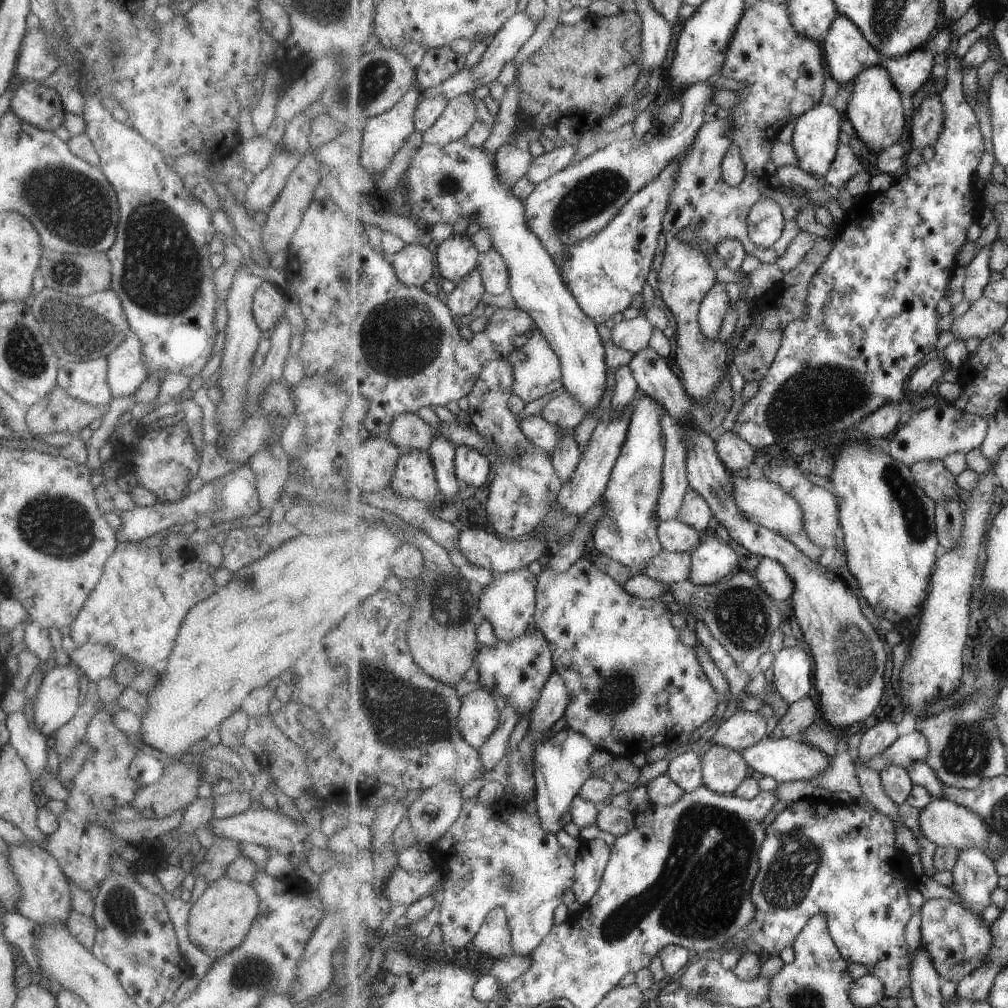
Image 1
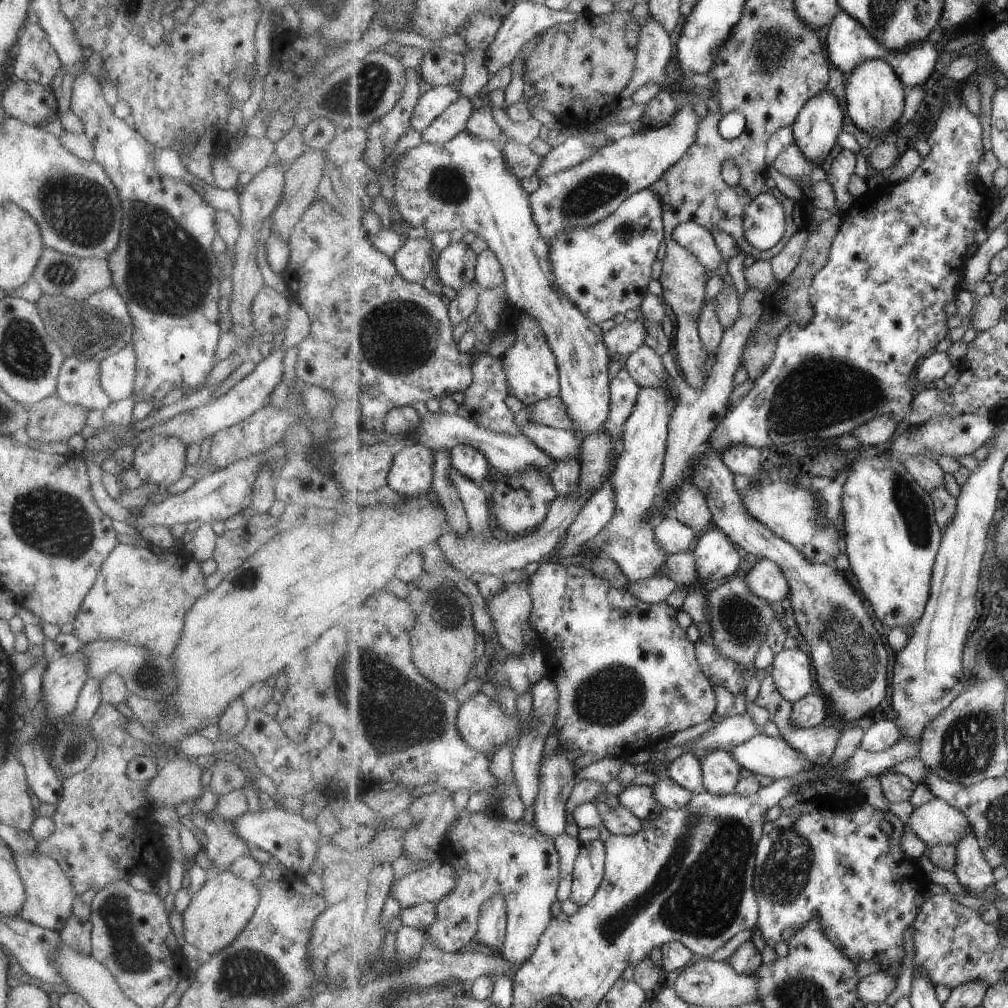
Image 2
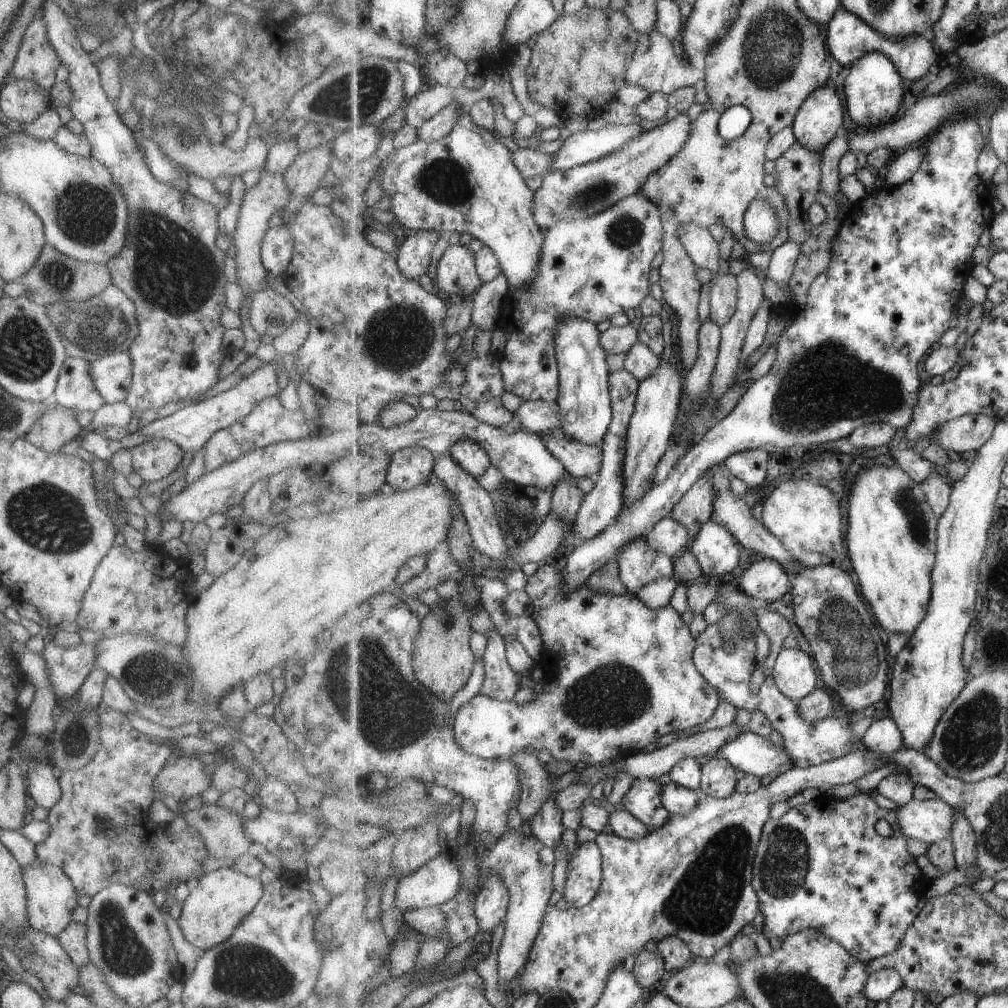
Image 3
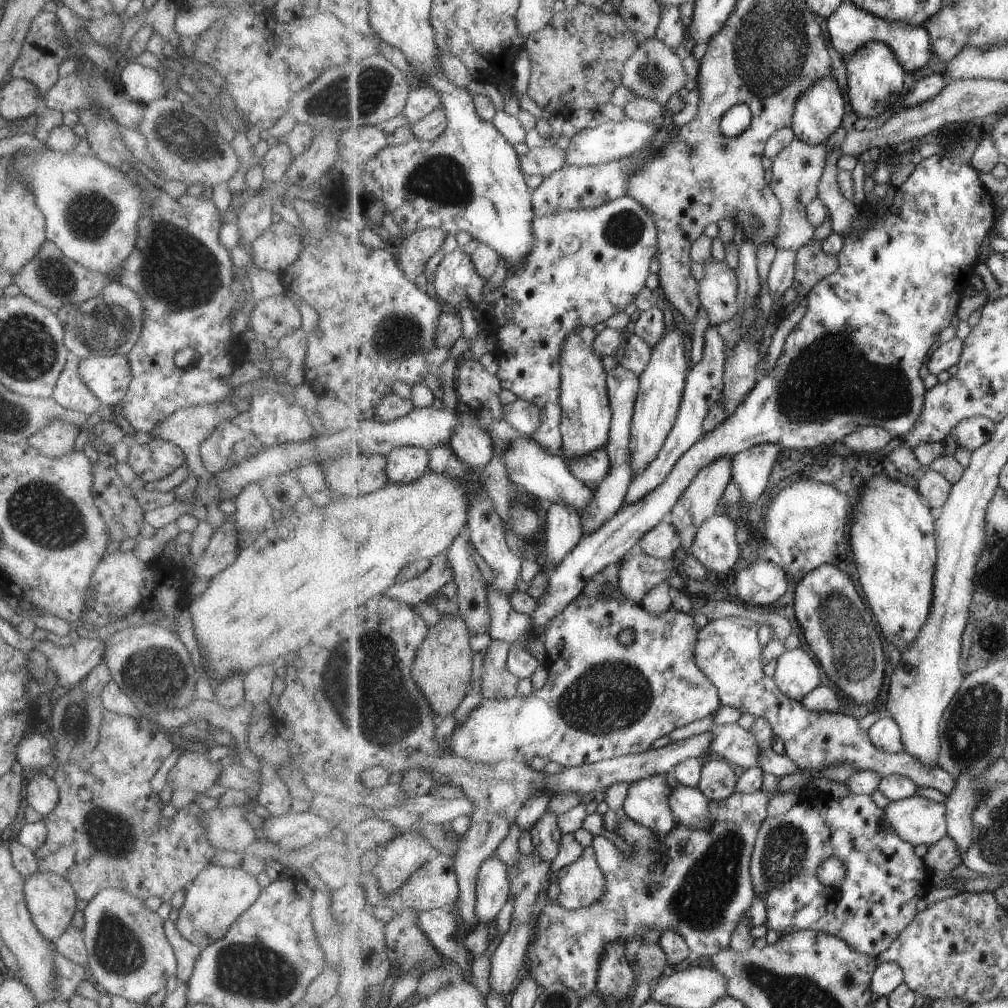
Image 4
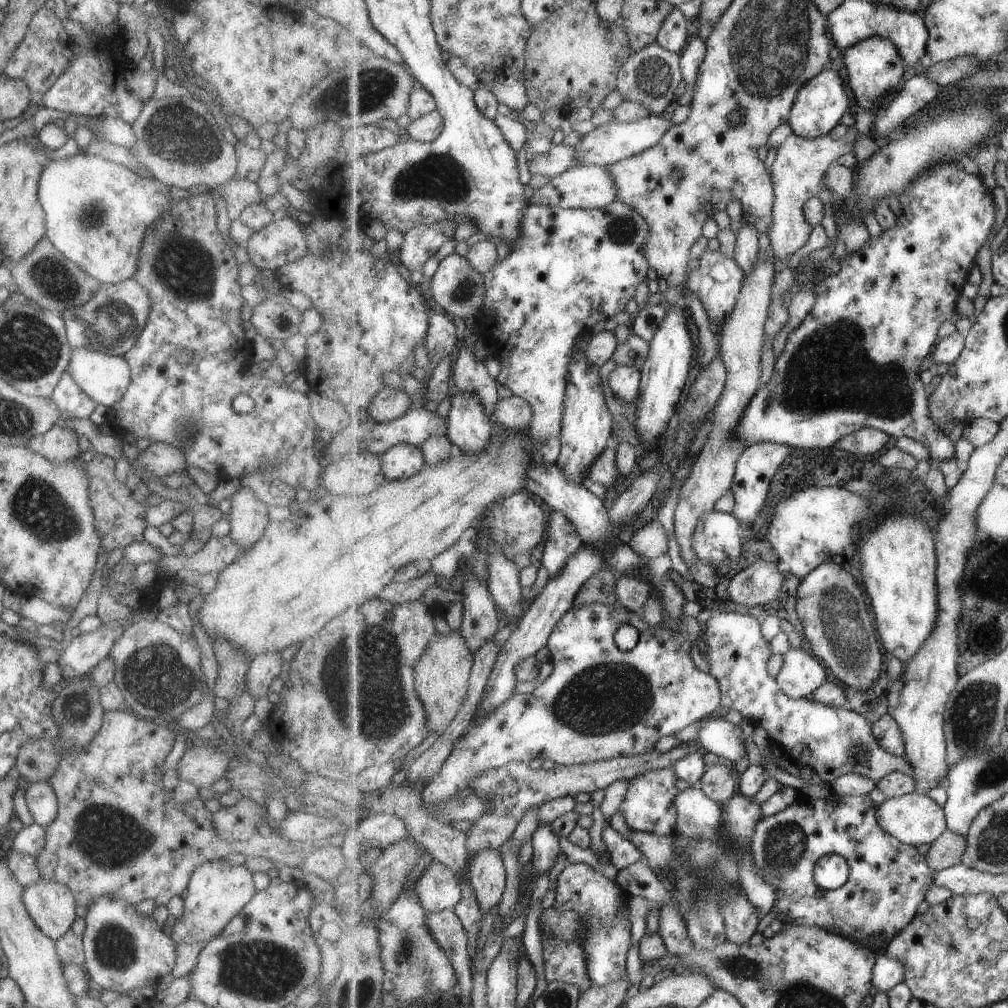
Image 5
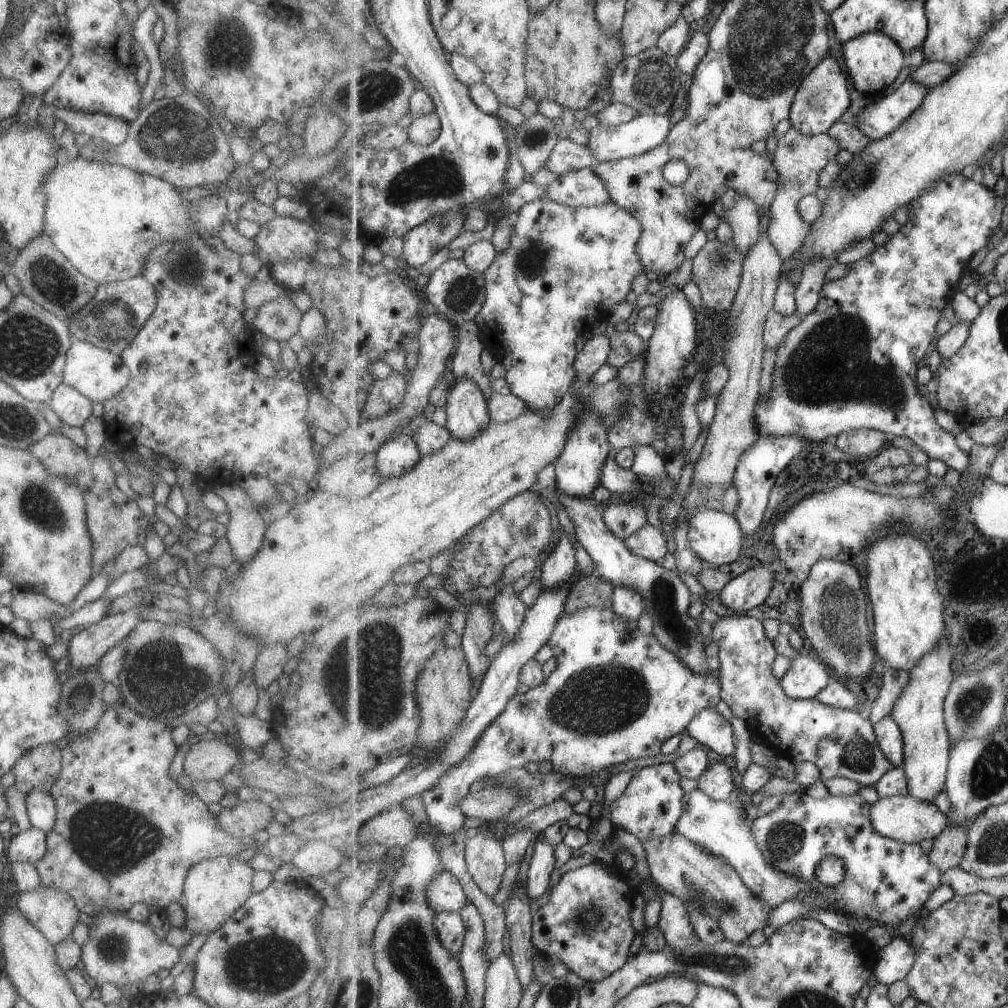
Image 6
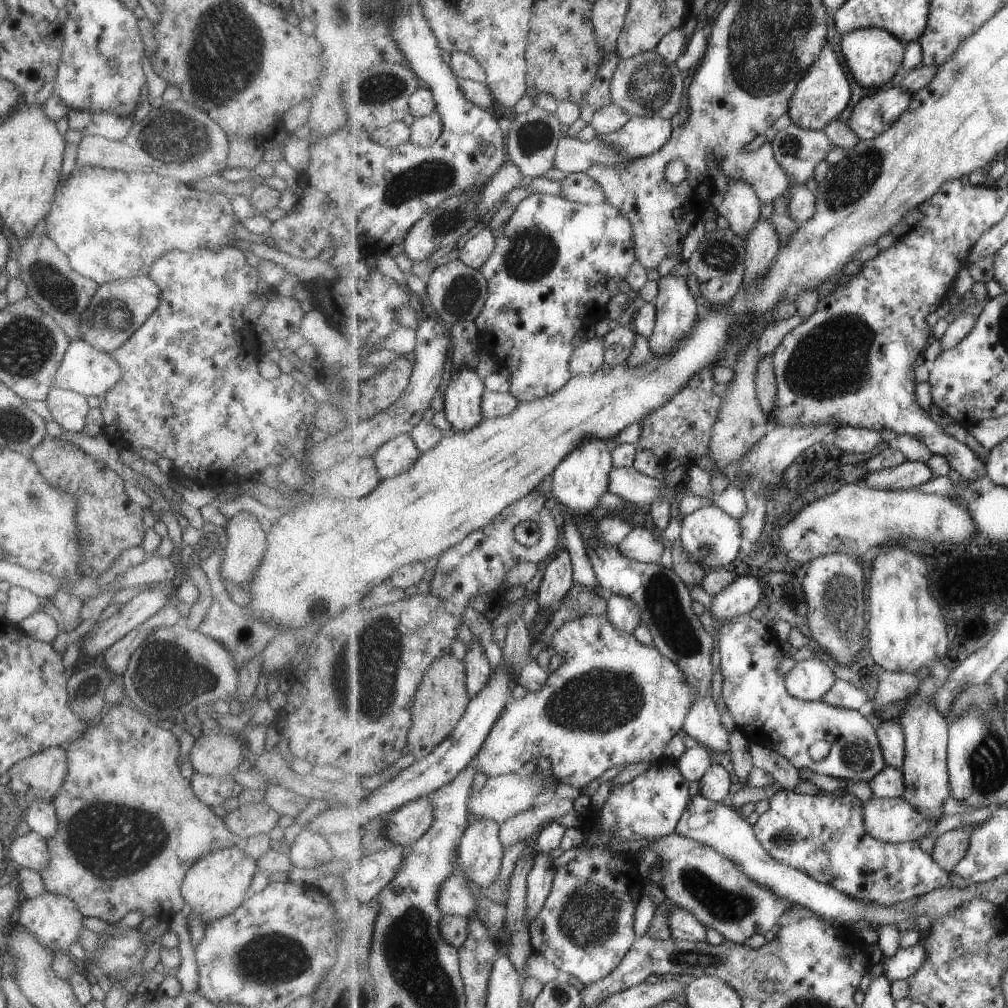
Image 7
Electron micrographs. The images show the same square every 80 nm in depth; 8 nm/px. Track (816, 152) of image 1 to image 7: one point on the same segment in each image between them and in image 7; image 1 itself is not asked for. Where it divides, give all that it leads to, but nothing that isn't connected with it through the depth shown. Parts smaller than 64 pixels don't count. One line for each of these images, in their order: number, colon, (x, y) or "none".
2: (816, 130)
3: (819, 120)
4: (819, 112)
5: (820, 105)
6: (824, 96)
7: (825, 91)

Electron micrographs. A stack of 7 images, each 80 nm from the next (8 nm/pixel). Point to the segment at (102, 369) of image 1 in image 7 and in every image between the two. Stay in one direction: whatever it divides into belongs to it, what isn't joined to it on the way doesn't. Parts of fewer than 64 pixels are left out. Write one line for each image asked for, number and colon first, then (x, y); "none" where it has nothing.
2: (77, 382)
3: (74, 390)
4: (70, 392)
5: (71, 401)
6: (72, 408)
7: (68, 408)

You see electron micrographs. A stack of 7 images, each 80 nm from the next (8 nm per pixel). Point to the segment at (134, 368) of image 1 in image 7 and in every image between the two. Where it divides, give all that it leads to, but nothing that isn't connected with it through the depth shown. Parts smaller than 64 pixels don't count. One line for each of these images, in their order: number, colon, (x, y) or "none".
2: (117, 373)
3: (111, 374)
4: (107, 377)
5: (104, 378)
6: (97, 374)
7: (84, 369)

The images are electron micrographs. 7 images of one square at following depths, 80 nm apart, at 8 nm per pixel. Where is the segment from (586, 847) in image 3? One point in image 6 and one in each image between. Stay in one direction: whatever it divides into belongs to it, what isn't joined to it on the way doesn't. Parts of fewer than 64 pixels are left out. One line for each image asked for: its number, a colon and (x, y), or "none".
4: (582, 882)
5: (580, 888)
6: (587, 923)

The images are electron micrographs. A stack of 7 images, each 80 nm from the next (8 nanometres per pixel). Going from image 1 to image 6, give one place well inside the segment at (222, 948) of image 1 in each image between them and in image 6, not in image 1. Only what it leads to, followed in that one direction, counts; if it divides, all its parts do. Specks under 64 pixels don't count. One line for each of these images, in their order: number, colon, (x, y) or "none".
2: (217, 913)
3: (212, 909)
4: (217, 895)
5: (216, 891)
6: (213, 889)

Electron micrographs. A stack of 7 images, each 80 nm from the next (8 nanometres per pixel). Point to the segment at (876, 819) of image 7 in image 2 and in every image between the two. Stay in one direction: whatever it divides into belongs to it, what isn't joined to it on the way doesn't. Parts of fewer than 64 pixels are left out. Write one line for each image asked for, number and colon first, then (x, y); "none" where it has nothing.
2: (938, 822)
3: (931, 821)
4: (917, 819)
5: (916, 818)
6: (908, 819)

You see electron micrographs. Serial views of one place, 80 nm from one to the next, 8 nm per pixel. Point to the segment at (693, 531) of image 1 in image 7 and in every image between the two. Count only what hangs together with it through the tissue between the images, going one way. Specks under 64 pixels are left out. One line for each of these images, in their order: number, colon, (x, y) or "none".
2: (674, 536)
3: (669, 537)
4: (664, 542)
5: (651, 541)
6: (649, 542)
7: (642, 545)

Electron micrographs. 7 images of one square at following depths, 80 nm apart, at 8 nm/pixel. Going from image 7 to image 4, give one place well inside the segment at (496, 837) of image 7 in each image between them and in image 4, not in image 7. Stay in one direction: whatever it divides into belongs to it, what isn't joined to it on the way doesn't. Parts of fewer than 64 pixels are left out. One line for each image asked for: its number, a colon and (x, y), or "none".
4: (494, 887)
5: (488, 874)
6: (485, 855)

